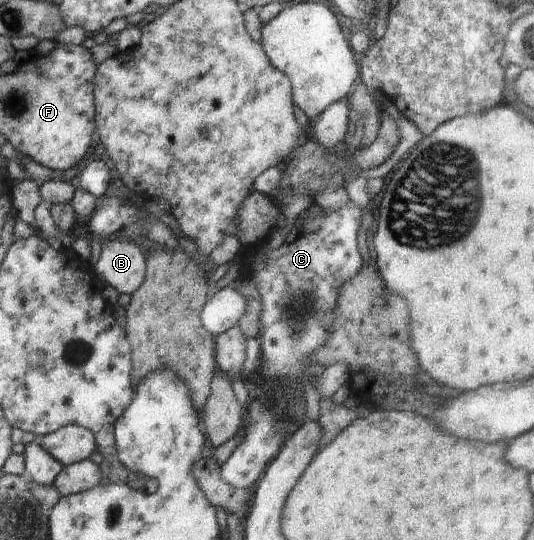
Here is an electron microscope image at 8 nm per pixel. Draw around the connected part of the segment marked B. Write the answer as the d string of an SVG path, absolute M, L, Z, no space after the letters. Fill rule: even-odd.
M111 239L101 244L101 254L94 265L95 272L120 293L134 294L142 280L146 261L136 243Z

